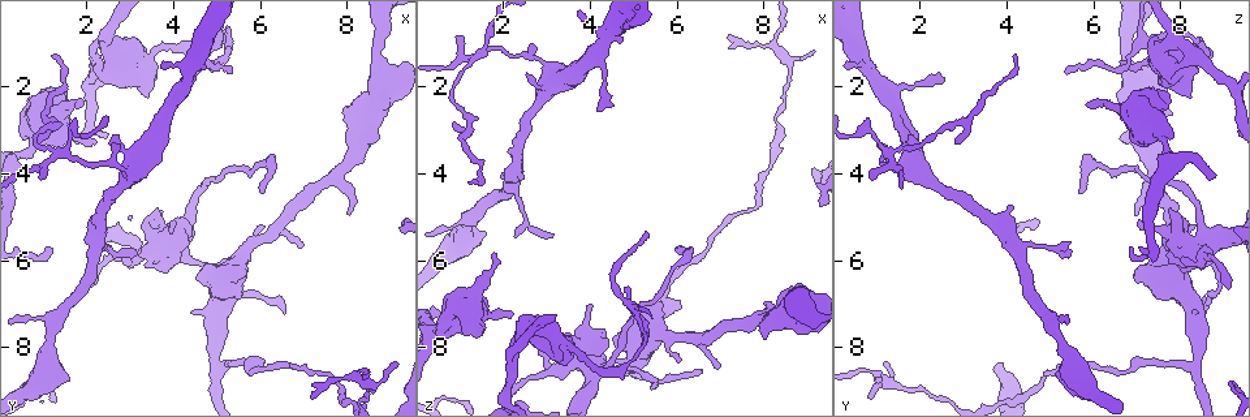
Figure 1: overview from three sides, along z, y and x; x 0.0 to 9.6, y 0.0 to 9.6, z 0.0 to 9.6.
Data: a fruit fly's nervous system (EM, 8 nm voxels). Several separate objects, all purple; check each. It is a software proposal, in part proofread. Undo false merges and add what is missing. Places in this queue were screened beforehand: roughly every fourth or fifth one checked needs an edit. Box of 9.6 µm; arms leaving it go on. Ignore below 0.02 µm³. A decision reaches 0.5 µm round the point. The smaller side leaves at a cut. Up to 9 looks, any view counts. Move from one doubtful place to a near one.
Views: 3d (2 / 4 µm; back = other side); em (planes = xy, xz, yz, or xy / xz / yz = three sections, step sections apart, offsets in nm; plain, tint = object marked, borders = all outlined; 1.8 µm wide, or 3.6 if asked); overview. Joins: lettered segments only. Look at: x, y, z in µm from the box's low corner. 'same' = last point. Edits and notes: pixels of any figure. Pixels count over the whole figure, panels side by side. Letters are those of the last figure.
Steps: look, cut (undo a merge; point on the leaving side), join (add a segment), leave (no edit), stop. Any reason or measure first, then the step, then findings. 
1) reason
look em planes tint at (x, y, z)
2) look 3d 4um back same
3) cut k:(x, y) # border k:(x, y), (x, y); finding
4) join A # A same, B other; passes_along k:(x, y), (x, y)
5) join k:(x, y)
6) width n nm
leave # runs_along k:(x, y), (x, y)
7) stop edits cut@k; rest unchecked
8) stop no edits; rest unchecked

tapers out
look 3d 4um back at (0.95, 4.10, 0.85)

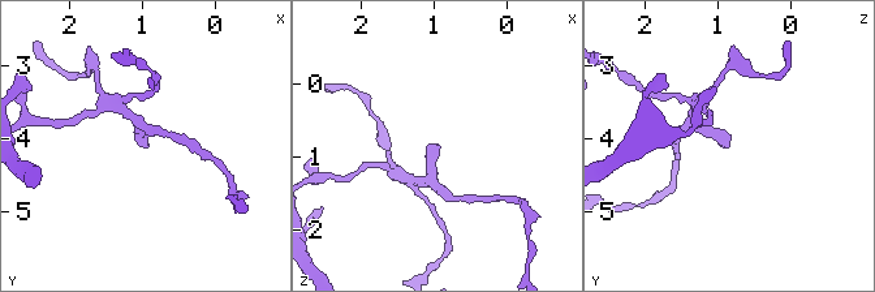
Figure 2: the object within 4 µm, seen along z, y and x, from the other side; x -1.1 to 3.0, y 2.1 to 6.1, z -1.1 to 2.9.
need the tissue
look em planes plain at (0.95, 4.10, 0.80)

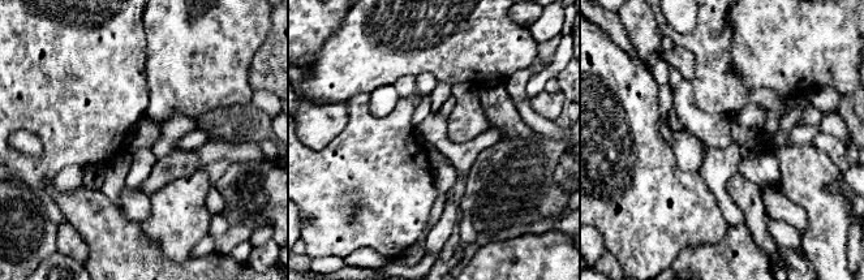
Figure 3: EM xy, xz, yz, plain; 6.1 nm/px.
look em planes borders same

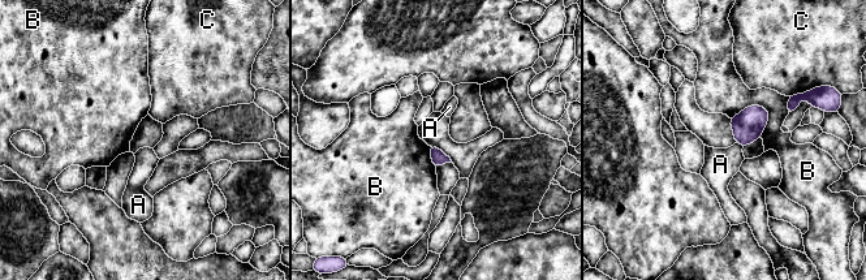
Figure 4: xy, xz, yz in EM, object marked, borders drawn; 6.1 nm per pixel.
longest_contact B 260 nm
leave # A other, B other, C other; border 4:(736, 142), (742, 147); none of them fits

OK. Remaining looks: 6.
branch stops here
look em planes tint at (1.70, 2.45, 5.90)

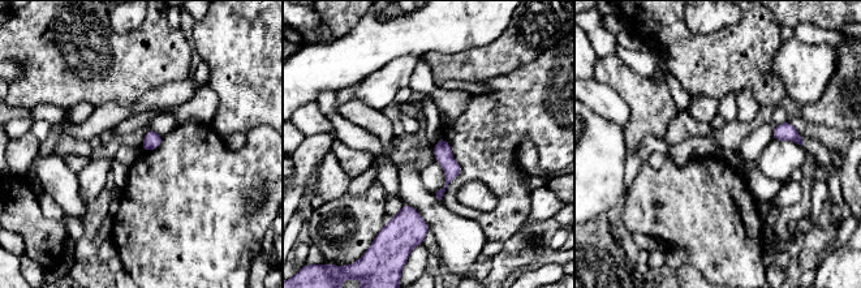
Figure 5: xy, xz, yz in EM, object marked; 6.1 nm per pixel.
look em planes borders same

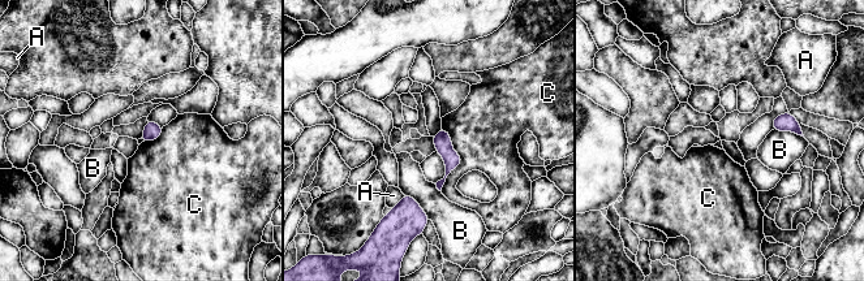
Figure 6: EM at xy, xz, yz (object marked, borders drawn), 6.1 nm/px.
leave # A other, B other, C other; border 6:(443, 128), (460, 163), (439, 190); no lettered segment goes on from it

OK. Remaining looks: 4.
side arm on a straight run
look em planes plain at (2.50, 0.65, 7.80)

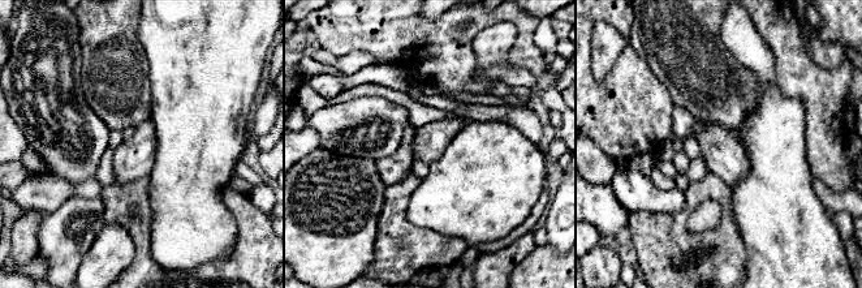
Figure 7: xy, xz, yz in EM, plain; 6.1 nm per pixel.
look em planes borders same

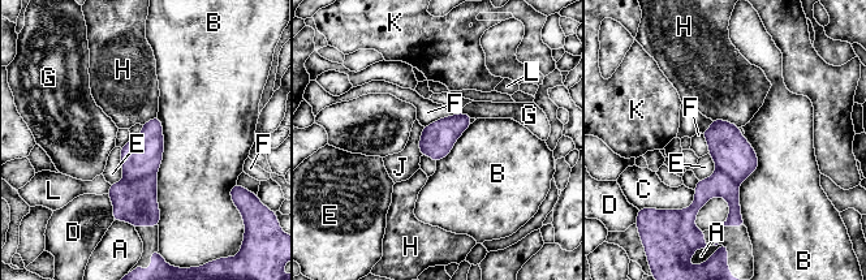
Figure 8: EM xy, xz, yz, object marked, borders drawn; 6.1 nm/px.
width 200 nm
leave # A other, B other, C other, D other, E other, F other, G other, H other, J other, K other, L other; border 8:(156, 116), (163, 134), (159, 225); continuous, no second cell

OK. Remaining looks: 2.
stop no edits; rest unchecked

